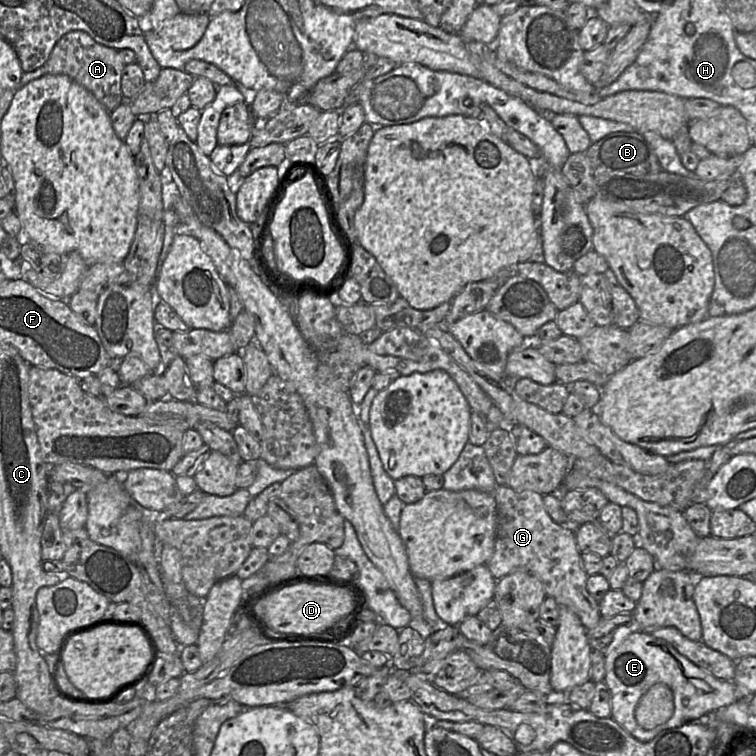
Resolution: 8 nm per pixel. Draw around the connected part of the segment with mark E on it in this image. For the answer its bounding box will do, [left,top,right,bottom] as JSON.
[603,630,752,742]

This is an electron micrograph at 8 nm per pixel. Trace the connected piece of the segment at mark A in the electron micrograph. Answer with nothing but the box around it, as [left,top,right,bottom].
[21,30,126,113]

